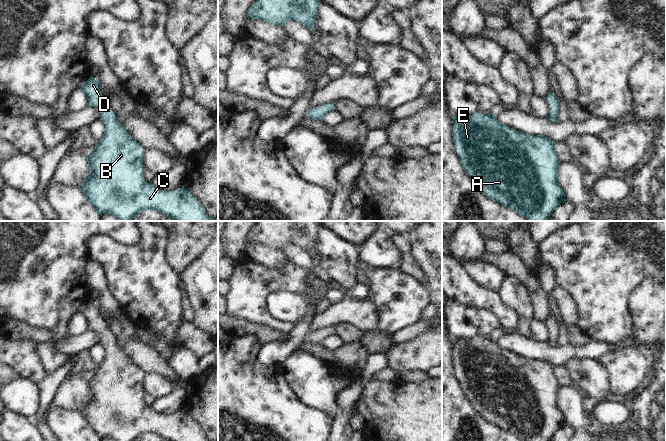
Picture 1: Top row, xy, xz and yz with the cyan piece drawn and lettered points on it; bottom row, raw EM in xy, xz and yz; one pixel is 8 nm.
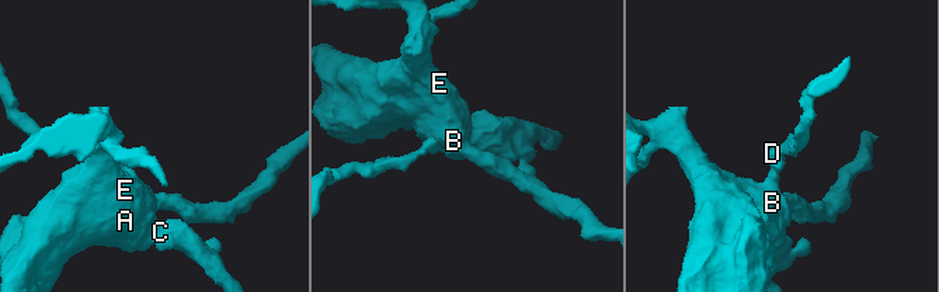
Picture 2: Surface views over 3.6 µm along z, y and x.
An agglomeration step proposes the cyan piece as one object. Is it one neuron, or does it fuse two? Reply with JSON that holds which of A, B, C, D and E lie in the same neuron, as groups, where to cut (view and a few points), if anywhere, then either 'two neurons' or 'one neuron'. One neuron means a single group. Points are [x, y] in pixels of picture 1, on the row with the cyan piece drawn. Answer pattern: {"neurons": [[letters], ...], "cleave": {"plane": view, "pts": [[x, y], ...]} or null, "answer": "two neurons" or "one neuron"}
{"neurons": [["A", "B", "C", "D", "E"]], "cleave": null, "answer": "one neuron"}

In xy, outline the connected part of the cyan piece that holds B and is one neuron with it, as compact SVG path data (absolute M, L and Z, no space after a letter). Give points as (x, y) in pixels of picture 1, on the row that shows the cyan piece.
M91 77L86 80L79 90L82 90L86 95L88 106L100 108L99 119L105 127L103 137L98 141L92 153L87 157L89 174L84 180L84 183L79 187L100 217L103 214L111 214L117 221L133 221L143 210L156 210L175 221L218 221L209 217L201 204L184 187L174 191L164 191L157 189L155 186L145 181L143 177L143 172L145 170L145 149L136 142L118 121L116 114L111 110L105 96L101 93L97 77Z

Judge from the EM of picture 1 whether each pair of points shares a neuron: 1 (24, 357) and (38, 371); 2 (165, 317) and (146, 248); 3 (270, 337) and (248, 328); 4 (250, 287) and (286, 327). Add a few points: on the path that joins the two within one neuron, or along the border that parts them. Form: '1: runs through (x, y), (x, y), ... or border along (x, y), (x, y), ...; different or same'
1: runs through (27, 360), (35, 368); same
2: runs through (151, 300), (146, 291), (146, 265); same
3: runs through (265, 334), (253, 328); same
4: runs through (250, 299), (274, 324); same

